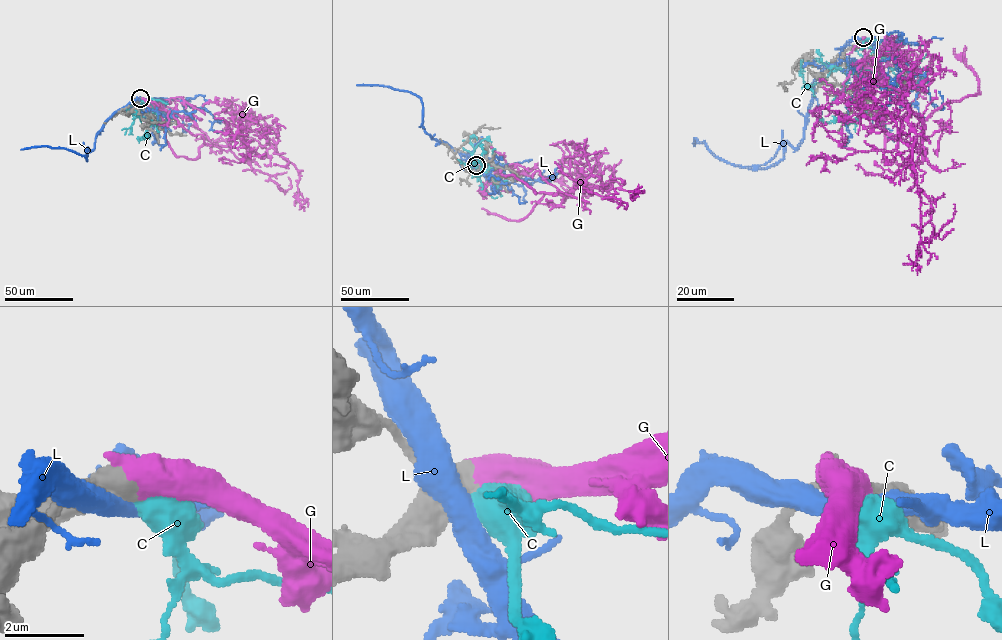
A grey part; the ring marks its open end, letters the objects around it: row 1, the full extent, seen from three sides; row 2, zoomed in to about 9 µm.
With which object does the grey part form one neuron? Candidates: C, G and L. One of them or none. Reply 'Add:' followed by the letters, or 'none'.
Add: G

